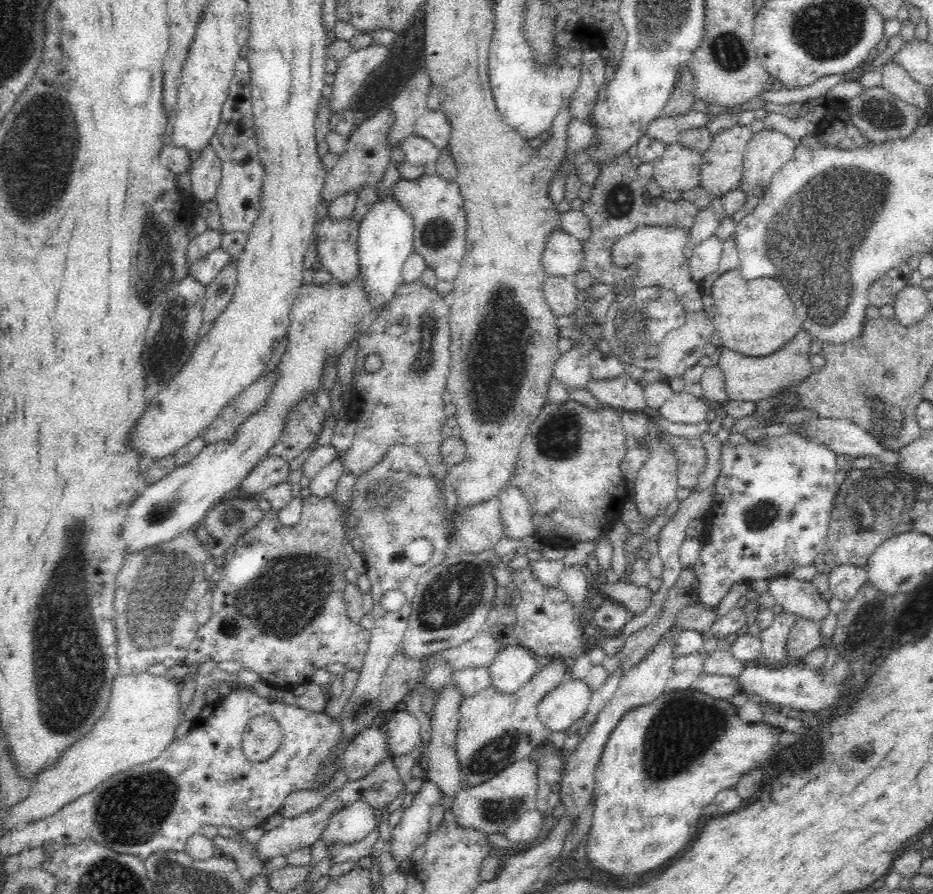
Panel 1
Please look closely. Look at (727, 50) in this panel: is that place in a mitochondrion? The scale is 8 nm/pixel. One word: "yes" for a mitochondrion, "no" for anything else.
yes

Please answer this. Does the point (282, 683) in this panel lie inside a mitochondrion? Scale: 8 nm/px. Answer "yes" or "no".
no

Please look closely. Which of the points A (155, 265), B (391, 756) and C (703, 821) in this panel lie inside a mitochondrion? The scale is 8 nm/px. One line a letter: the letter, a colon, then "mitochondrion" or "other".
A: mitochondrion
B: other
C: other

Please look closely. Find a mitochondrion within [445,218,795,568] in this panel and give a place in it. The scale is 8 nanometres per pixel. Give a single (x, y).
(497, 365)

